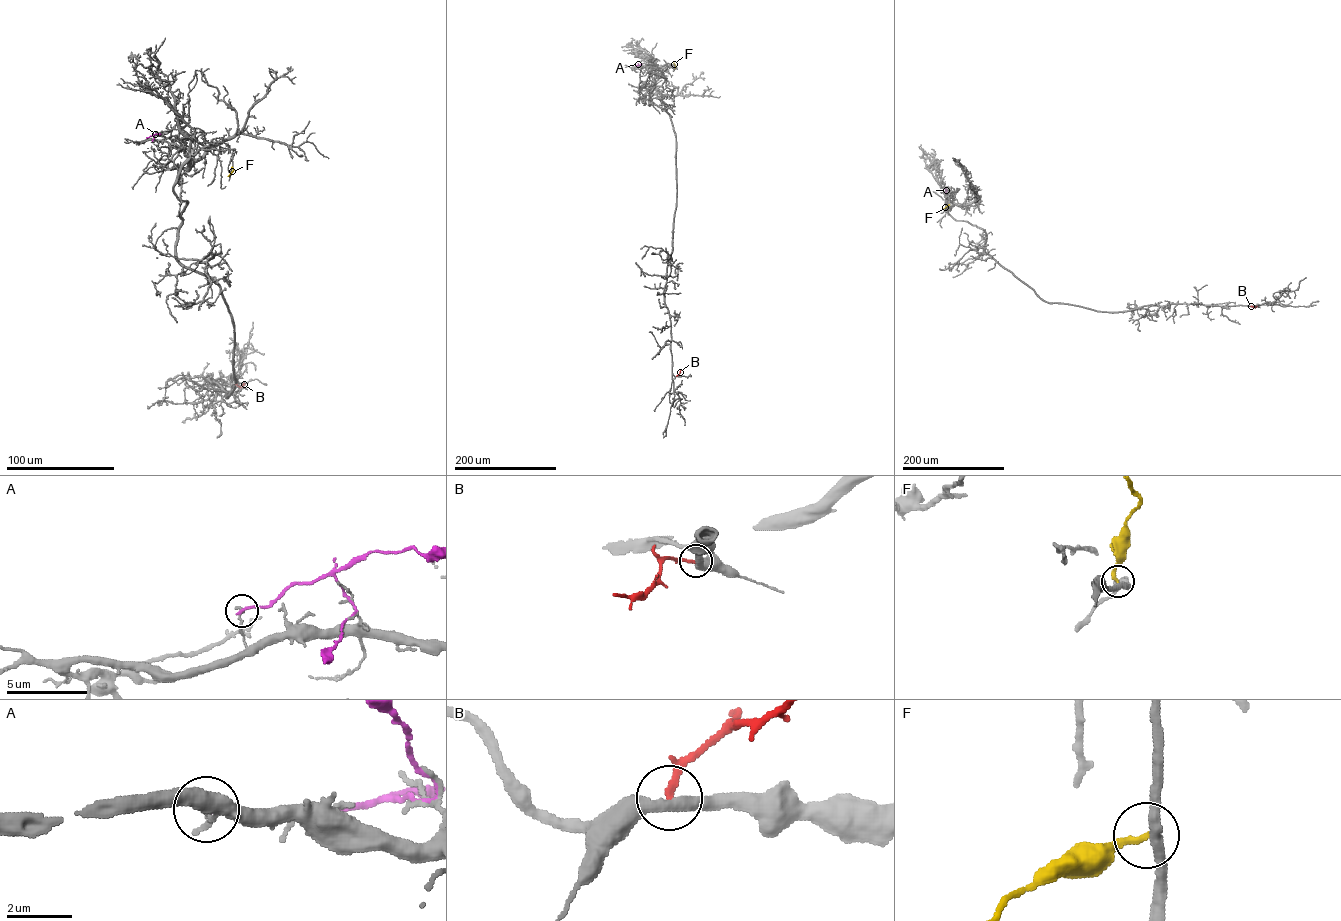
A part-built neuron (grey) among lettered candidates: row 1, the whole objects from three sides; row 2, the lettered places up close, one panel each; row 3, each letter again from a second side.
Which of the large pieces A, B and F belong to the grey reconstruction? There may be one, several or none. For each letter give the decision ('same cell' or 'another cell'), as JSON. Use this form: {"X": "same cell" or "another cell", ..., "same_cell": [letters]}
{"A": "another cell", "B": "another cell", "F": "another cell", "same_cell": []}

